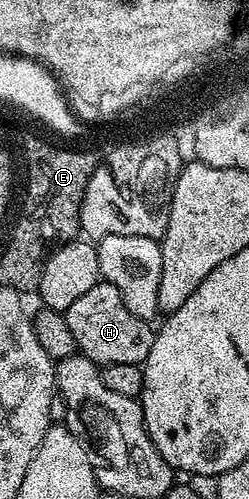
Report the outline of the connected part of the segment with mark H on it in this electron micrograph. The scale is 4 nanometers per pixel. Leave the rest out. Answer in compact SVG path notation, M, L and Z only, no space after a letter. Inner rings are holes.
M103 281L96 283L94 289L89 289L87 293L82 293L82 297L78 297L78 301L74 301L74 305L67 307L62 314L74 335L77 352L100 367L143 365L156 340L153 324L134 317L134 313L126 309L122 293L118 293L114 285Z

